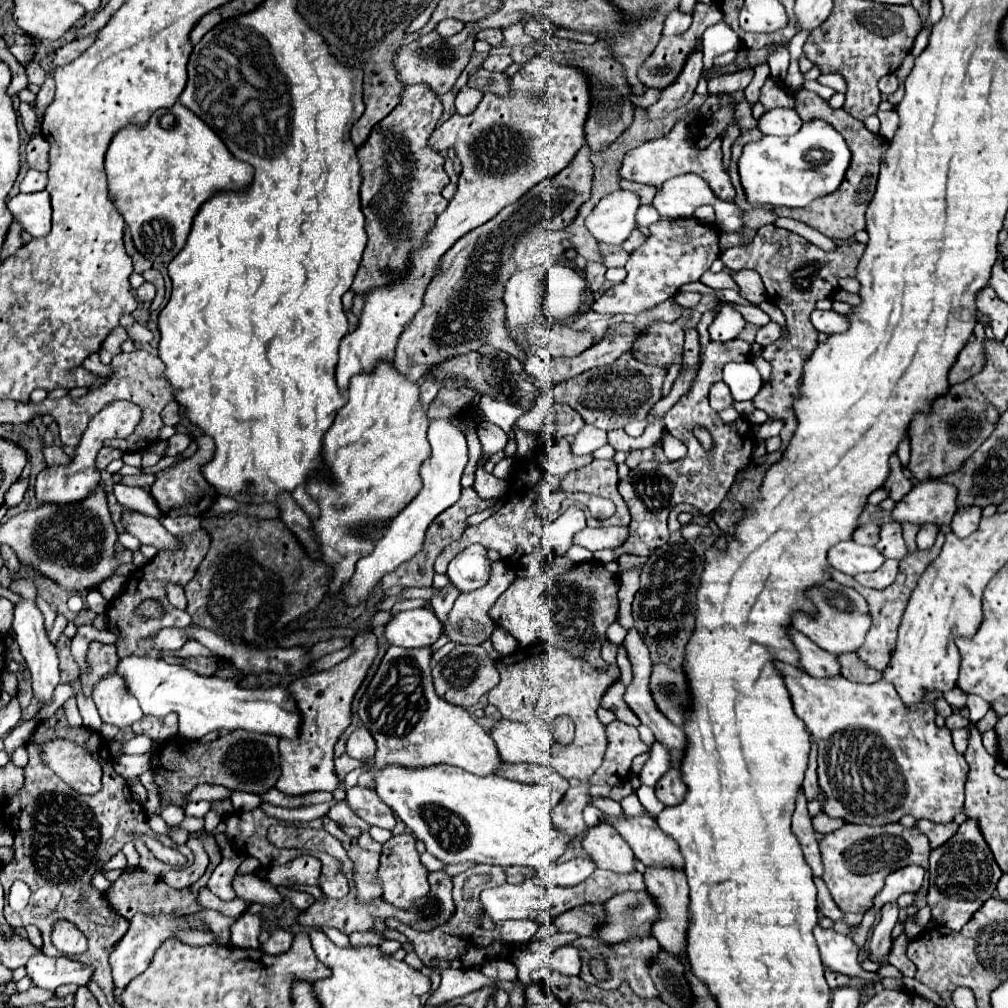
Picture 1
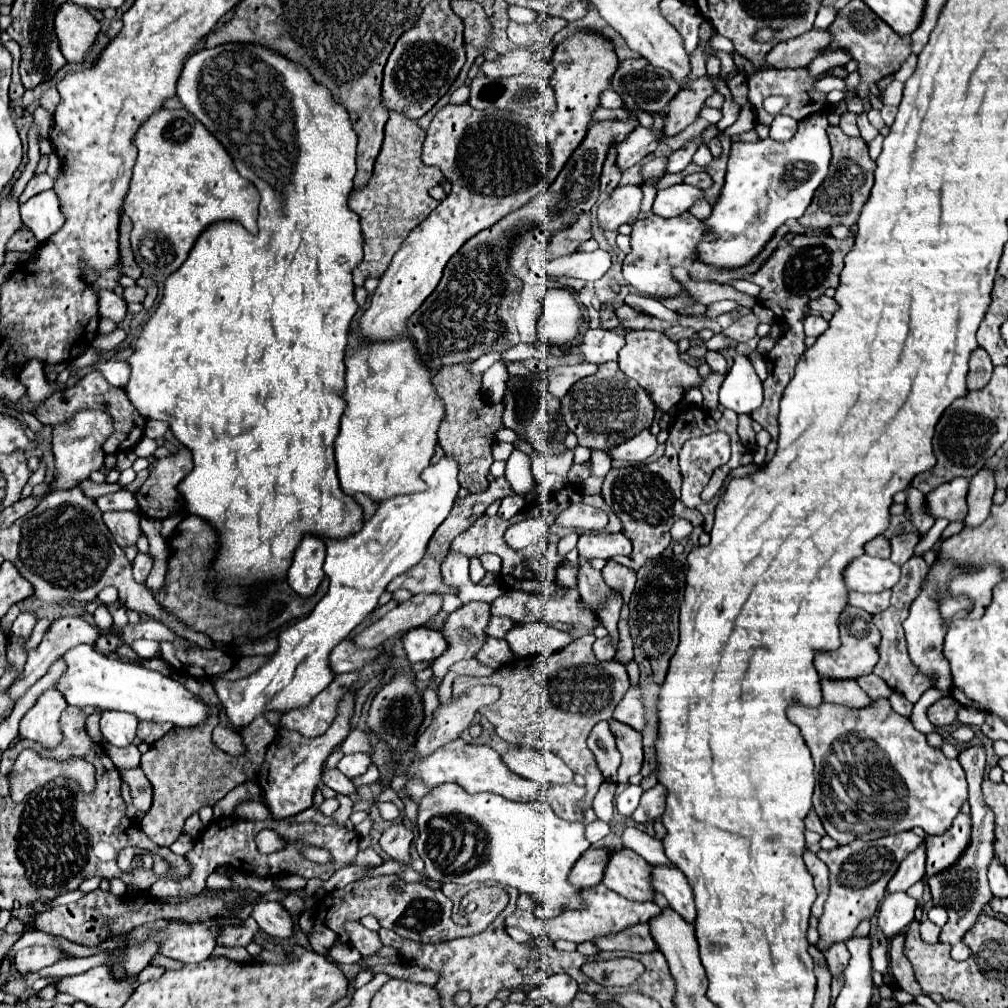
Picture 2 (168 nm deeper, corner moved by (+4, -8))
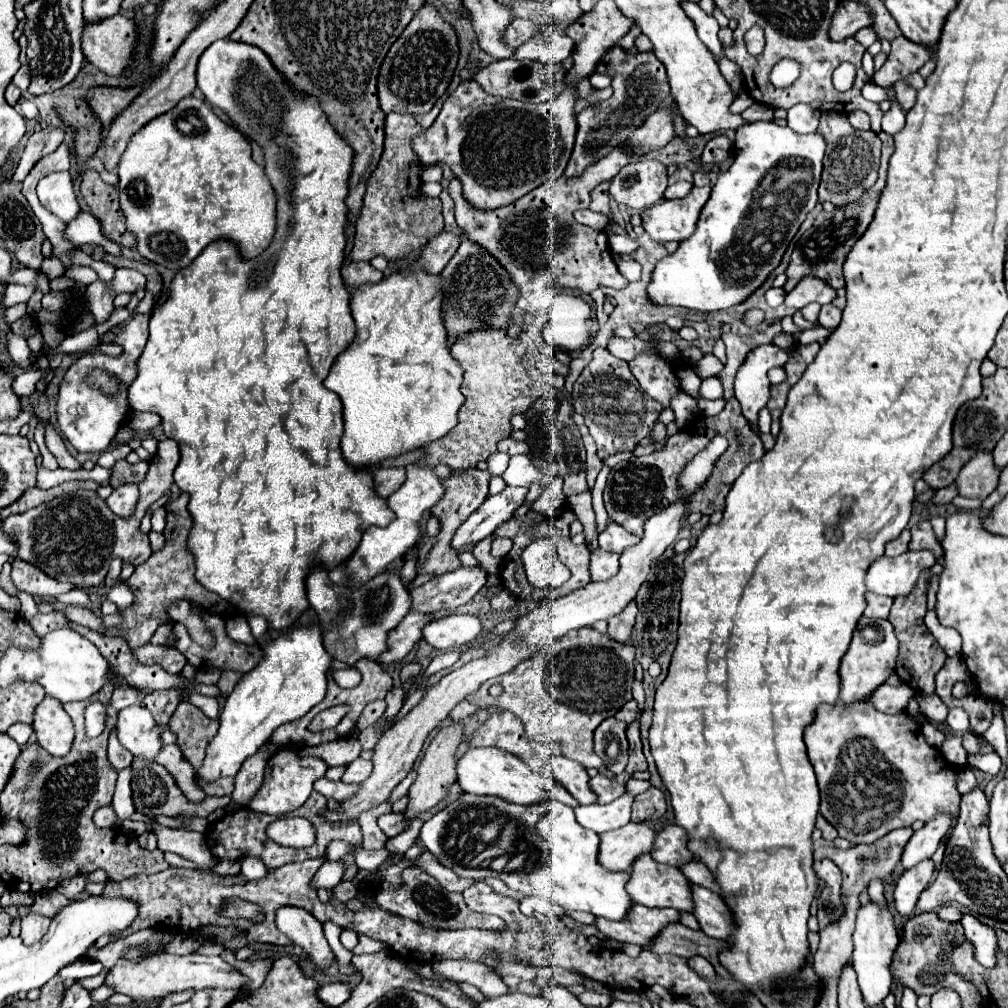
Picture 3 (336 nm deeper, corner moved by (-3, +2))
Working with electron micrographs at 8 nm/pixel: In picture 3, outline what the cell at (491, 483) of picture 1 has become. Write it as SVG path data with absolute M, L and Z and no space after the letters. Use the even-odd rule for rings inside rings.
M474 332L472 336L464 336L464 340L456 340L454 344L452 344L452 348L450 348L450 352L452 352L452 358L462 366L462 370L464 370L464 380L462 380L462 394L466 396L466 402L464 402L464 406L460 408L460 420L458 420L458 426L454 428L454 430L450 430L444 438L440 438L436 444L430 444L428 448L424 448L424 450L428 450L428 456L422 460L422 464L446 464L446 466L450 466L452 470L456 470L456 472L462 472L462 470L468 470L468 468L476 468L476 464L480 462L480 460L488 460L494 452L496 452L496 444L502 440L502 438L508 438L510 436L510 418L512 416L516 416L516 414L522 414L522 412L526 412L528 408L530 408L530 404L534 402L534 400L538 400L542 394L544 394L544 386L550 382L550 378L554 376L554 374L568 374L570 372L570 366L562 366L556 358L554 358L554 354L552 354L552 346L536 346L534 344L534 340L528 336L528 332L522 332L516 340L512 340L512 338L508 338L506 336L506 332Z

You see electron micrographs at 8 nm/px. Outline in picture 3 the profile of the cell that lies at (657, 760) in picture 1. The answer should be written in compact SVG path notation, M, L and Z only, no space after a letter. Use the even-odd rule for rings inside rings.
M624 790L620 798L616 798L610 804L590 804L590 806L578 806L576 808L576 820L588 830L594 830L596 834L620 828L630 822L630 808L634 804L634 796L630 790Z

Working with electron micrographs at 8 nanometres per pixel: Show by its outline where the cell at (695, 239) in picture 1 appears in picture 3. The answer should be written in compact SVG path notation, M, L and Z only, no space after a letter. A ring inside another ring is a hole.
M710 186L692 188L688 198L666 200L642 212L642 228L658 244L668 240L686 240L696 232L698 216L710 198Z

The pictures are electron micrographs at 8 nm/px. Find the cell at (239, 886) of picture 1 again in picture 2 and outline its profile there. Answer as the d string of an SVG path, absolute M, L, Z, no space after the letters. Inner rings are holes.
M261 902L253 908L251 916L257 920L259 928L271 938L285 940L293 938L297 932L291 914L285 912L285 908L279 902Z

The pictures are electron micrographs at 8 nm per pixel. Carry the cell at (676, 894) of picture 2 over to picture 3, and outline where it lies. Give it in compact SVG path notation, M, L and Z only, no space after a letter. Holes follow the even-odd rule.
M690 884L690 896L694 902L692 914L696 916L700 930L712 938L724 940L732 930L732 916L724 900L698 884Z

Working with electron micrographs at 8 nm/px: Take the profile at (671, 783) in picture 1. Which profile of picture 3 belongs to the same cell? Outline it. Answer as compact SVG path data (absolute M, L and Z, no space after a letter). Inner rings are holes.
M650 786L646 792L636 796L632 806L632 822L656 822L666 812L666 796L660 788Z

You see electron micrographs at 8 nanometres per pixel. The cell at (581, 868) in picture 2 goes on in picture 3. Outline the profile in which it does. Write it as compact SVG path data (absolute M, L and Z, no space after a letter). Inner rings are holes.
M636 822L604 832L600 834L598 862L612 872L630 870L632 860L636 860L636 856L650 852L654 836L656 832L650 826Z

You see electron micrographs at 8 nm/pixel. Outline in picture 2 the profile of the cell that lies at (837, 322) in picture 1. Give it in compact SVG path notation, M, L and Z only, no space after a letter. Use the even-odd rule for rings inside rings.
M807 316L805 318L805 334L807 336L821 336L829 328L829 322L823 320L821 316Z

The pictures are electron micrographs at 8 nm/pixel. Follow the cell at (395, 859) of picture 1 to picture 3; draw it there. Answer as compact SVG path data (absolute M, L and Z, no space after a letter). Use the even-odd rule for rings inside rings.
M450 720L446 726L438 728L436 734L430 738L428 748L424 750L424 756L416 768L418 776L414 780L414 784L408 790L408 808L404 812L404 816L408 818L408 822L412 822L418 814L432 810L434 806L438 806L446 794L450 792L450 786L456 782L456 772L454 772L454 764L456 764L456 748L462 742L464 736L464 722L460 720Z

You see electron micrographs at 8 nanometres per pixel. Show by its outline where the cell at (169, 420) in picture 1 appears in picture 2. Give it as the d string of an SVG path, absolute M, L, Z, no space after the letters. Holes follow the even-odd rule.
M151 420L151 422L145 424L145 432L143 432L143 434L155 440L155 438L161 438L161 436L167 432L167 428L169 428L169 426L167 426L165 422L155 422L155 420Z

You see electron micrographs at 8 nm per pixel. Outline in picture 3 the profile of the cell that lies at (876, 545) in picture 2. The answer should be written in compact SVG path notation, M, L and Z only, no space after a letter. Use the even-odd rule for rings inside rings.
M902 530L902 534L896 540L890 540L886 544L886 556L900 556L908 550L908 540L910 540L910 530Z

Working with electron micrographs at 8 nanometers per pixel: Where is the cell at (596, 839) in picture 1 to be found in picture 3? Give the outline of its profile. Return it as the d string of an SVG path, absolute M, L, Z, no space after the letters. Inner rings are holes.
M642 854L632 864L626 892L634 902L644 906L668 906L692 912L692 904L688 904L688 884L688 878L676 866L660 864L652 860L650 854Z

